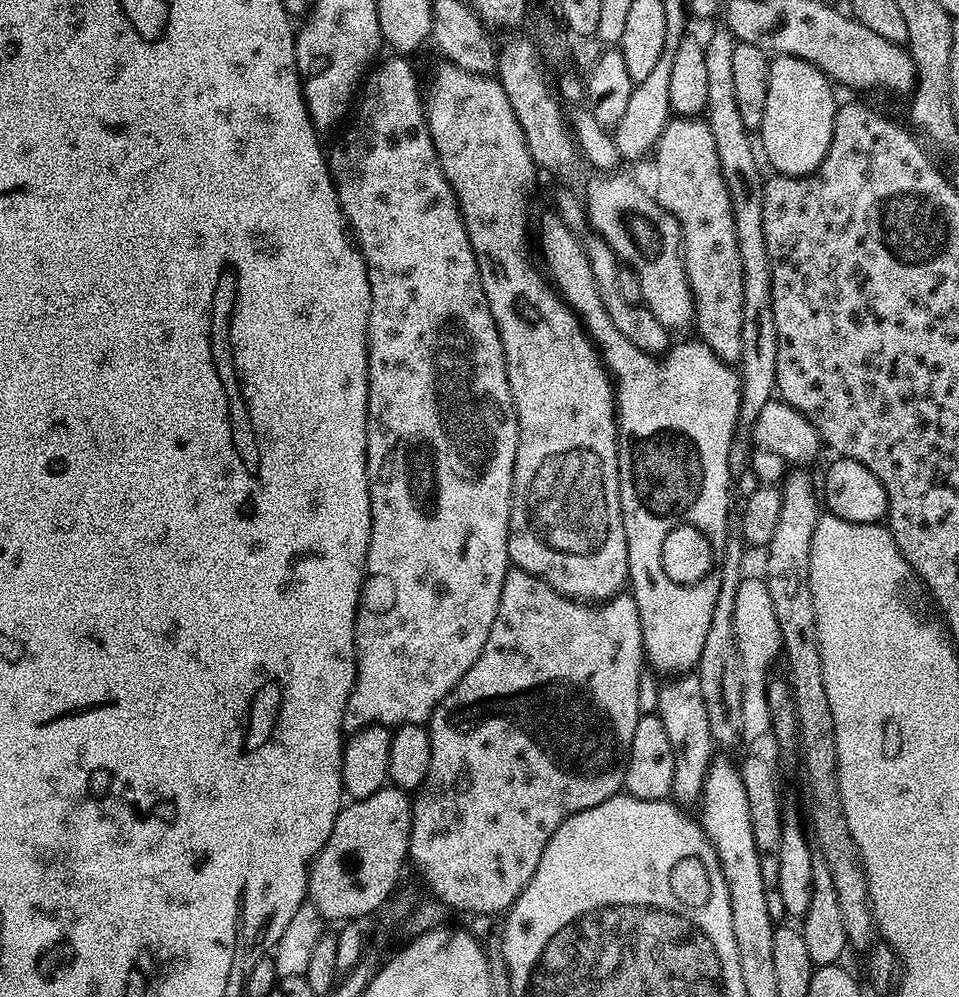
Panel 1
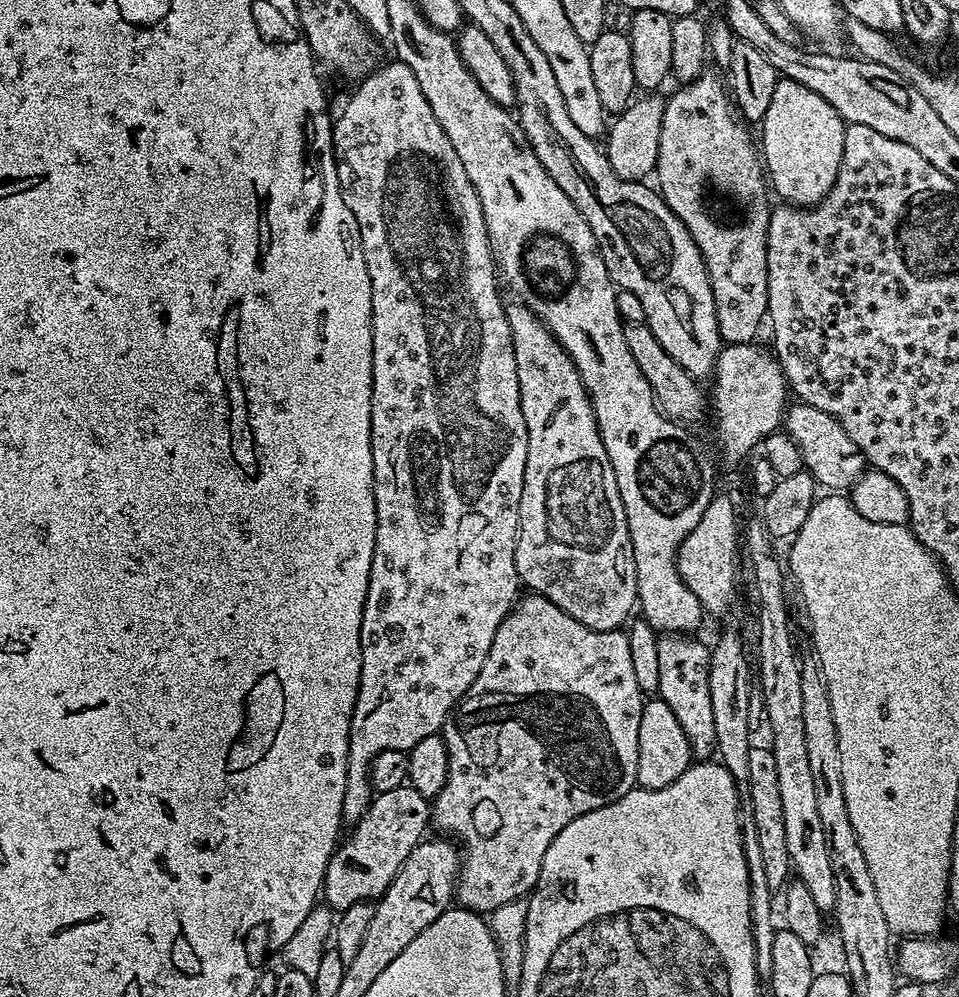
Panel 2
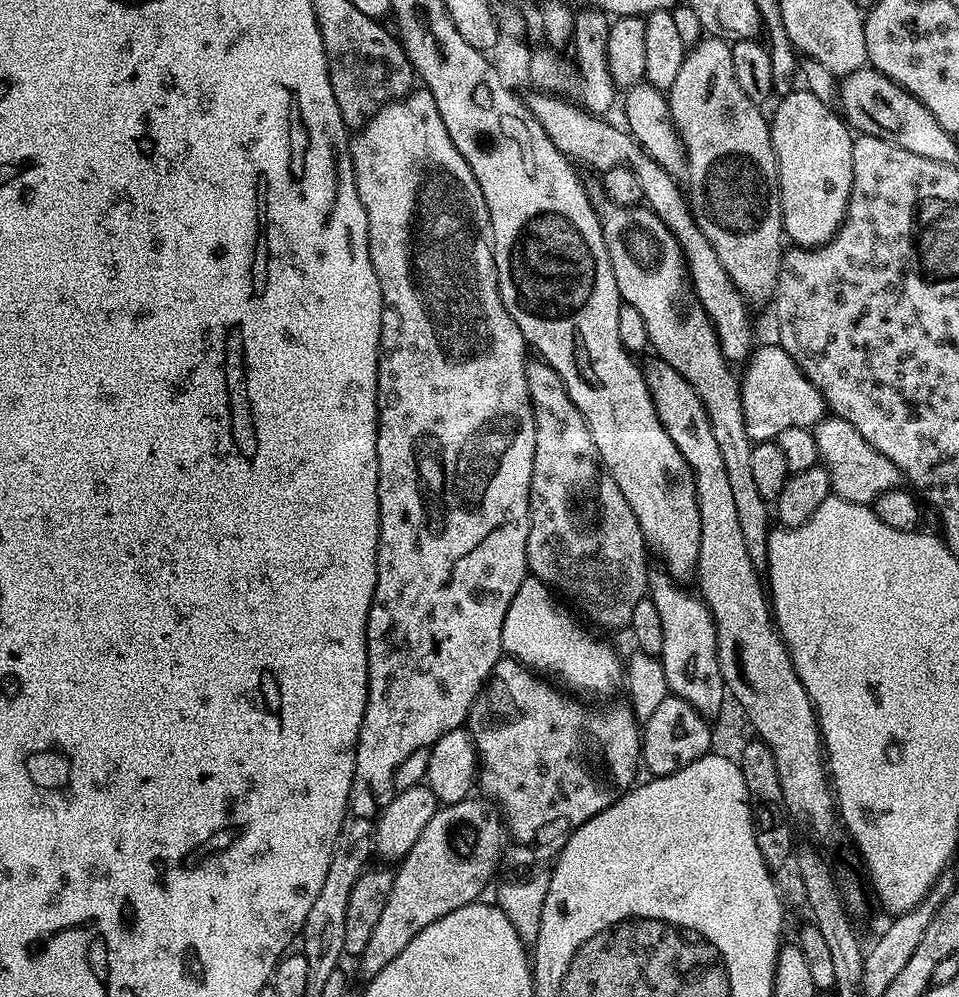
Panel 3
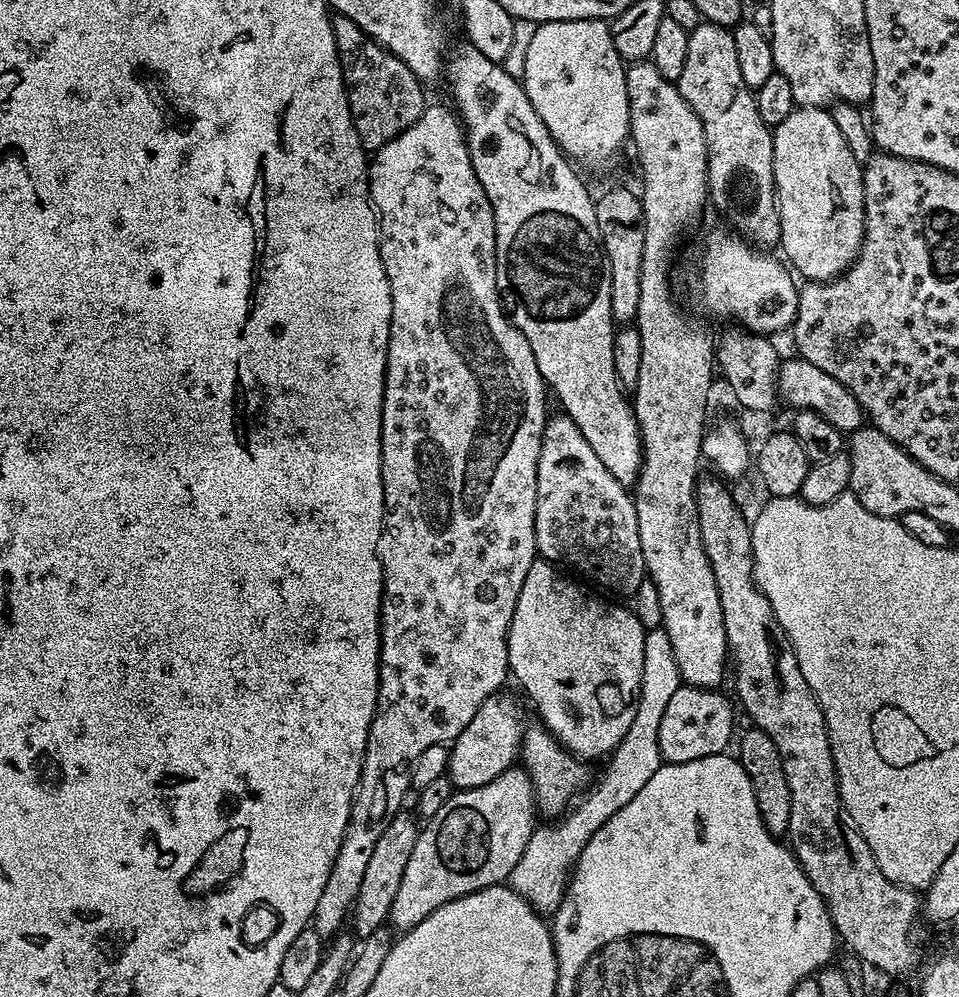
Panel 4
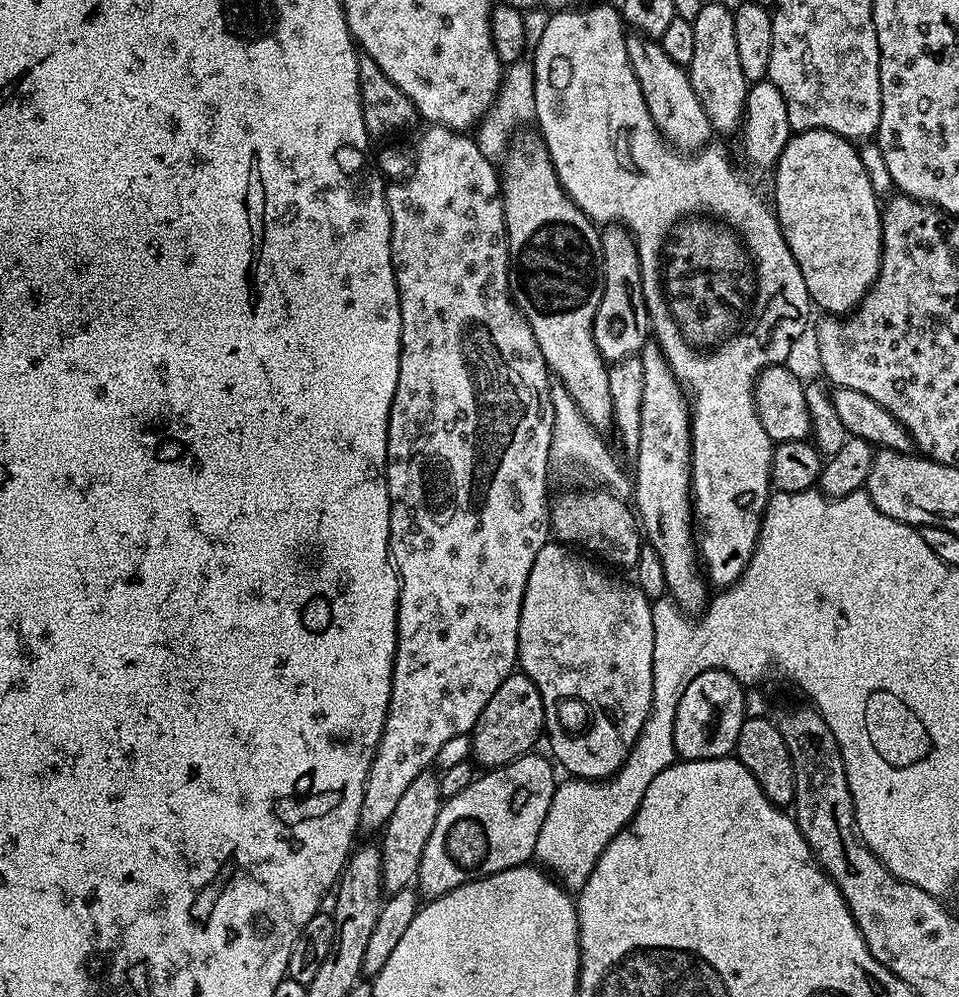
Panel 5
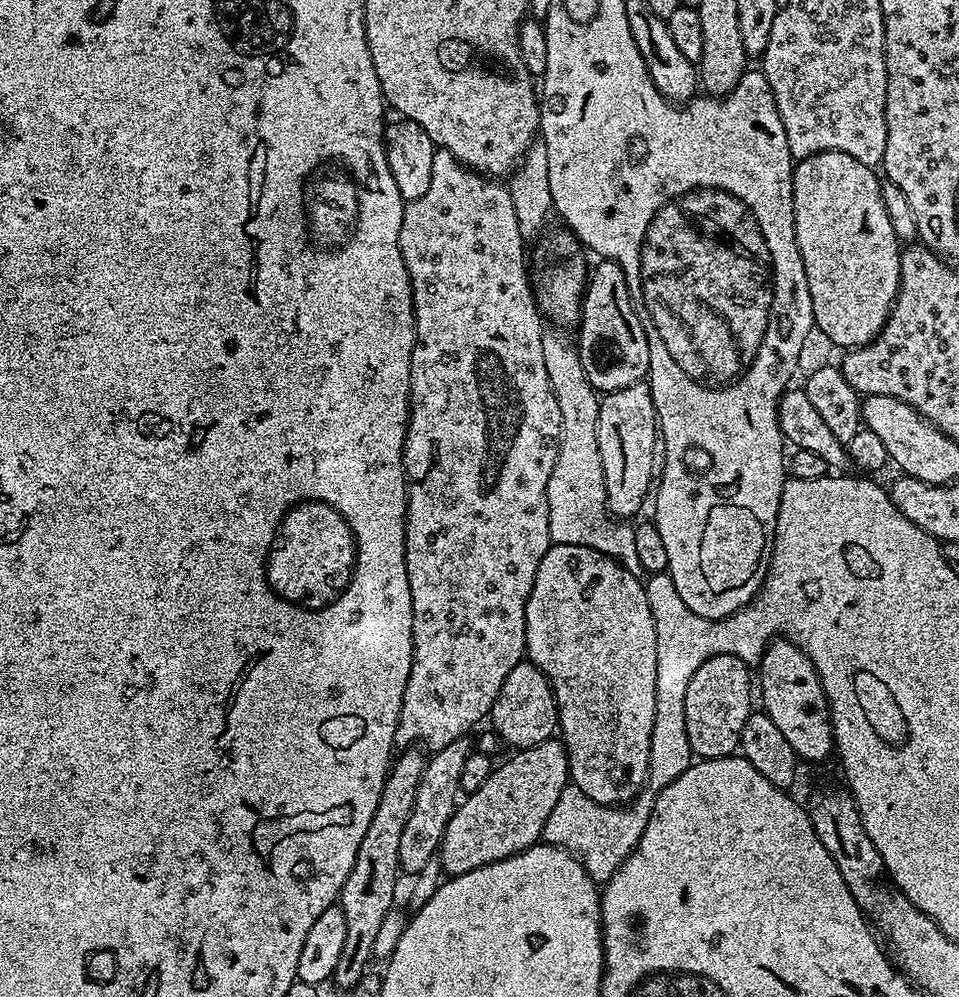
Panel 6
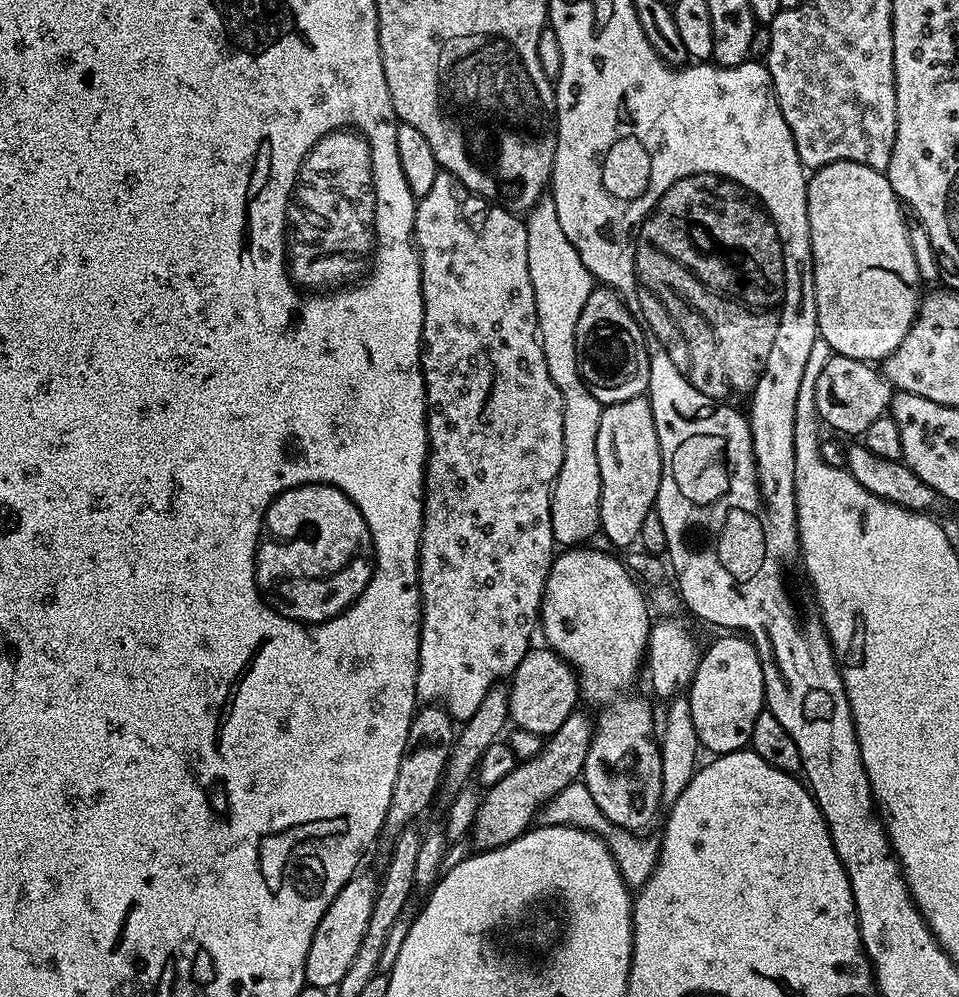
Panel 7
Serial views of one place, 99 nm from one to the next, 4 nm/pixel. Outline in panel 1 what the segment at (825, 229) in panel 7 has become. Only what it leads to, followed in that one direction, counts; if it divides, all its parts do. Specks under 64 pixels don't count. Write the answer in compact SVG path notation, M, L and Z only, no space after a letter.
M772 56L768 65L768 81L766 82L766 110L762 110L762 122L758 129L758 135L760 135L760 142L758 138L758 144L761 148L764 147L764 156L768 159L768 164L772 167L773 173L781 176L809 176L814 169L816 169L822 162L822 158L826 158L826 154L830 150L830 142L832 141L832 131L834 130L834 118L836 117L836 109L838 107L838 99L832 93L833 85L830 83L827 76L820 71L819 68L815 68L810 62L806 62L802 58L797 56Z

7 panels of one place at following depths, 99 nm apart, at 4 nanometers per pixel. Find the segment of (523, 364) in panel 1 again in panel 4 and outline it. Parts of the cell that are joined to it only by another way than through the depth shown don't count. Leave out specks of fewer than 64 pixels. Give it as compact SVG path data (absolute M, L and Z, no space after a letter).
M563 414L549 415L548 422L544 425L542 450L538 454L534 530L539 559L549 560L551 564L577 577L585 576L580 577L585 581L593 580L597 589L605 588L600 589L605 593L617 592L620 596L632 598L639 584L646 578L642 542L638 542L635 499L630 495L629 489L620 484L618 478L614 478L610 470L606 470L606 466L602 466L598 454L590 450L590 442L586 442L582 430L578 430L572 419Z

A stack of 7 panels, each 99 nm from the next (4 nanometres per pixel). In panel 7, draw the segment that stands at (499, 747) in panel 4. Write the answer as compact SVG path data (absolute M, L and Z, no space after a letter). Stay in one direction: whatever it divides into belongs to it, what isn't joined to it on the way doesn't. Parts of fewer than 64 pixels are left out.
M533 646L528 649L528 653L510 677L508 715L511 723L516 723L522 731L547 738L558 730L558 726L562 726L562 722L566 722L566 718L577 711L580 699L580 681L569 664L551 648Z

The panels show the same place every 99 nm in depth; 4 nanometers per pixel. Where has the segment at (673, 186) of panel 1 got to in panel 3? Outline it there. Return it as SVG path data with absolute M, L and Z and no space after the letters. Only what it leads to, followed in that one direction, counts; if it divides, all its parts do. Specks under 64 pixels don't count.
M705 35L696 44L691 45L685 51L684 61L674 78L674 86L666 89L668 105L672 121L676 124L676 132L680 135L680 141L684 143L686 153L686 177L688 176L688 190L686 189L686 201L688 209L692 211L692 217L696 219L696 225L706 238L710 238L710 246L714 246L716 263L730 274L734 286L740 291L741 296L749 305L764 304L776 295L776 283L778 282L778 270L786 251L786 237L784 234L784 216L780 213L780 179L776 176L776 155L772 145L772 129L767 115L760 113L761 105L757 101L746 98L746 90L738 86L738 78L734 74L734 58L732 57L732 44L719 36Z

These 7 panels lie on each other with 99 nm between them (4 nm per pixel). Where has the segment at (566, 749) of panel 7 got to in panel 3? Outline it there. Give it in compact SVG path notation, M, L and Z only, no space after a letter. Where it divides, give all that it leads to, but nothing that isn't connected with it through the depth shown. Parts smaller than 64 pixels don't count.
M476 799L437 807L434 818L426 822L426 830L418 834L418 842L414 842L404 859L399 861L386 906L371 932L370 942L358 957L365 981L386 970L386 966L390 966L390 962L394 962L426 926L483 897L480 895L491 882L500 856L502 860L506 828L497 809L487 799Z

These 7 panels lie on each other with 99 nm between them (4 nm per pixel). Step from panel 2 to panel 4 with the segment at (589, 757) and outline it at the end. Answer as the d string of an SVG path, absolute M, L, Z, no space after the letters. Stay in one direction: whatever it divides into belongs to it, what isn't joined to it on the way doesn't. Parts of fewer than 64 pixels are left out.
M544 726L525 727L519 759L524 771L528 773L528 779L532 782L532 789L536 791L539 815L544 818L559 817L594 780L594 772L592 776L591 770L588 769L591 767L562 747Z

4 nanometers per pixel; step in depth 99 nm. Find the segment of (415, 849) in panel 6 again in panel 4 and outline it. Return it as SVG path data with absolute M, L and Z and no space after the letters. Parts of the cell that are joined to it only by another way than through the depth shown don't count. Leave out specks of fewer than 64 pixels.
M404 810L398 812L387 826L385 833L378 838L378 843L374 846L373 857L370 858L365 873L362 874L361 889L350 914L350 926L352 924L355 930L353 933L359 939L366 939L387 923L390 906L393 905L394 897L398 894L403 871L406 870L420 829L413 818L406 813L407 811Z

